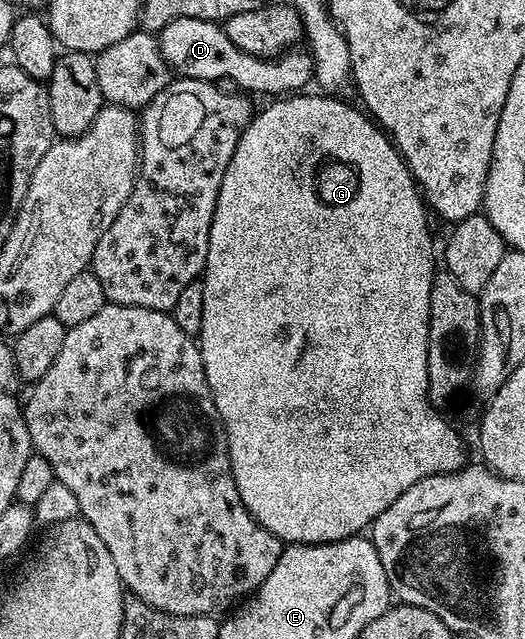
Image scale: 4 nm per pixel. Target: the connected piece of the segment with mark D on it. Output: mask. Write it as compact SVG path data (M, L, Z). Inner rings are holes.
M178 18L158 31L157 37L161 56L176 75L187 80L214 83L223 80L219 78L228 78L232 87L251 96L290 96L302 91L306 87L303 85L307 81L310 83L315 73L314 60L306 49L292 48L276 59L258 58L249 52L241 52L241 48L229 40L226 29L218 22Z

